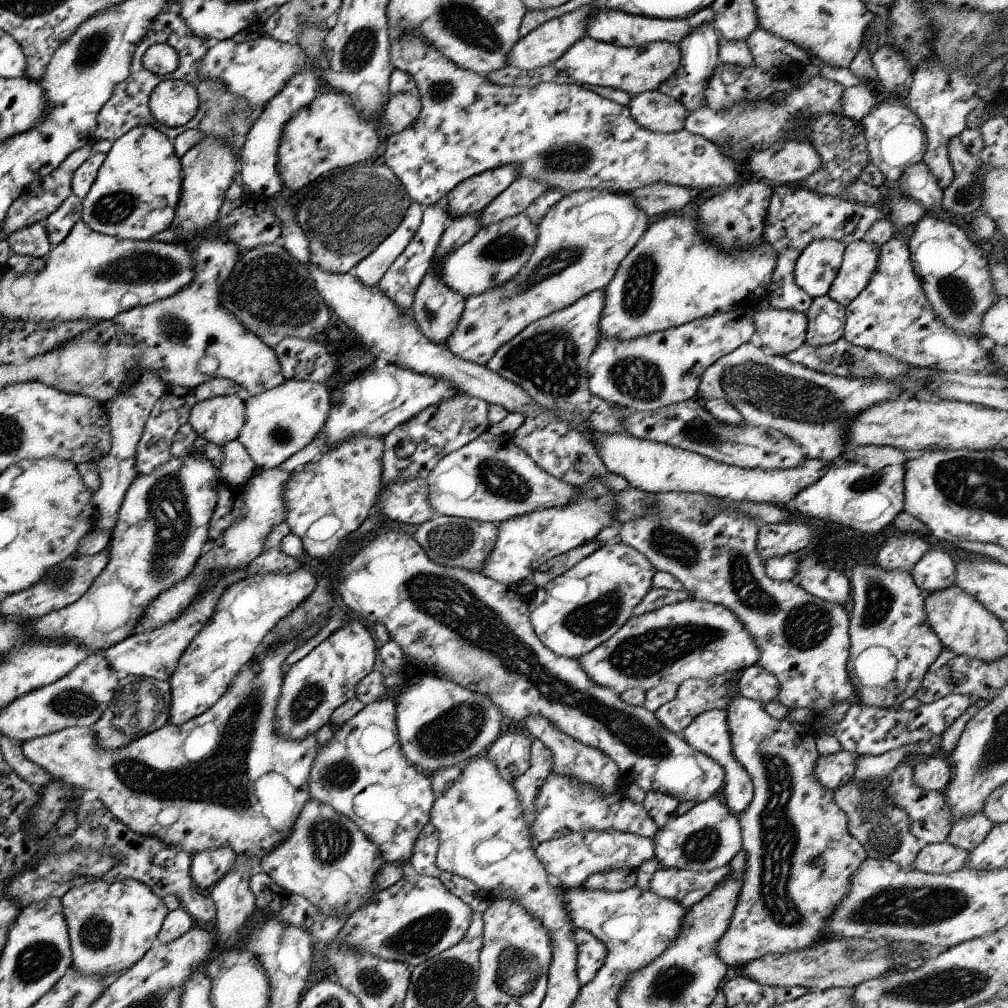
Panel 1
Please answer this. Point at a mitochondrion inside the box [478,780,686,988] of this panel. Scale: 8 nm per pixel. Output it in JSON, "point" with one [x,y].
{"point":[610,911]}

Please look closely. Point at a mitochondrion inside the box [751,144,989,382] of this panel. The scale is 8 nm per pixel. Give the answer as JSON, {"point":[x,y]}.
{"point":[955,293]}

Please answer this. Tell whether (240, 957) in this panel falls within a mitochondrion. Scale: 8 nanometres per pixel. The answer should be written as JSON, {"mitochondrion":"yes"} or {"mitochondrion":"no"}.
{"mitochondrion":"no"}

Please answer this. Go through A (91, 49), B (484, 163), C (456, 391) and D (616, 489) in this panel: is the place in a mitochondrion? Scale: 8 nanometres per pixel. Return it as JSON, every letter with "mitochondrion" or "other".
{"A":"mitochondrion","B":"other","C":"other","D":"other"}

